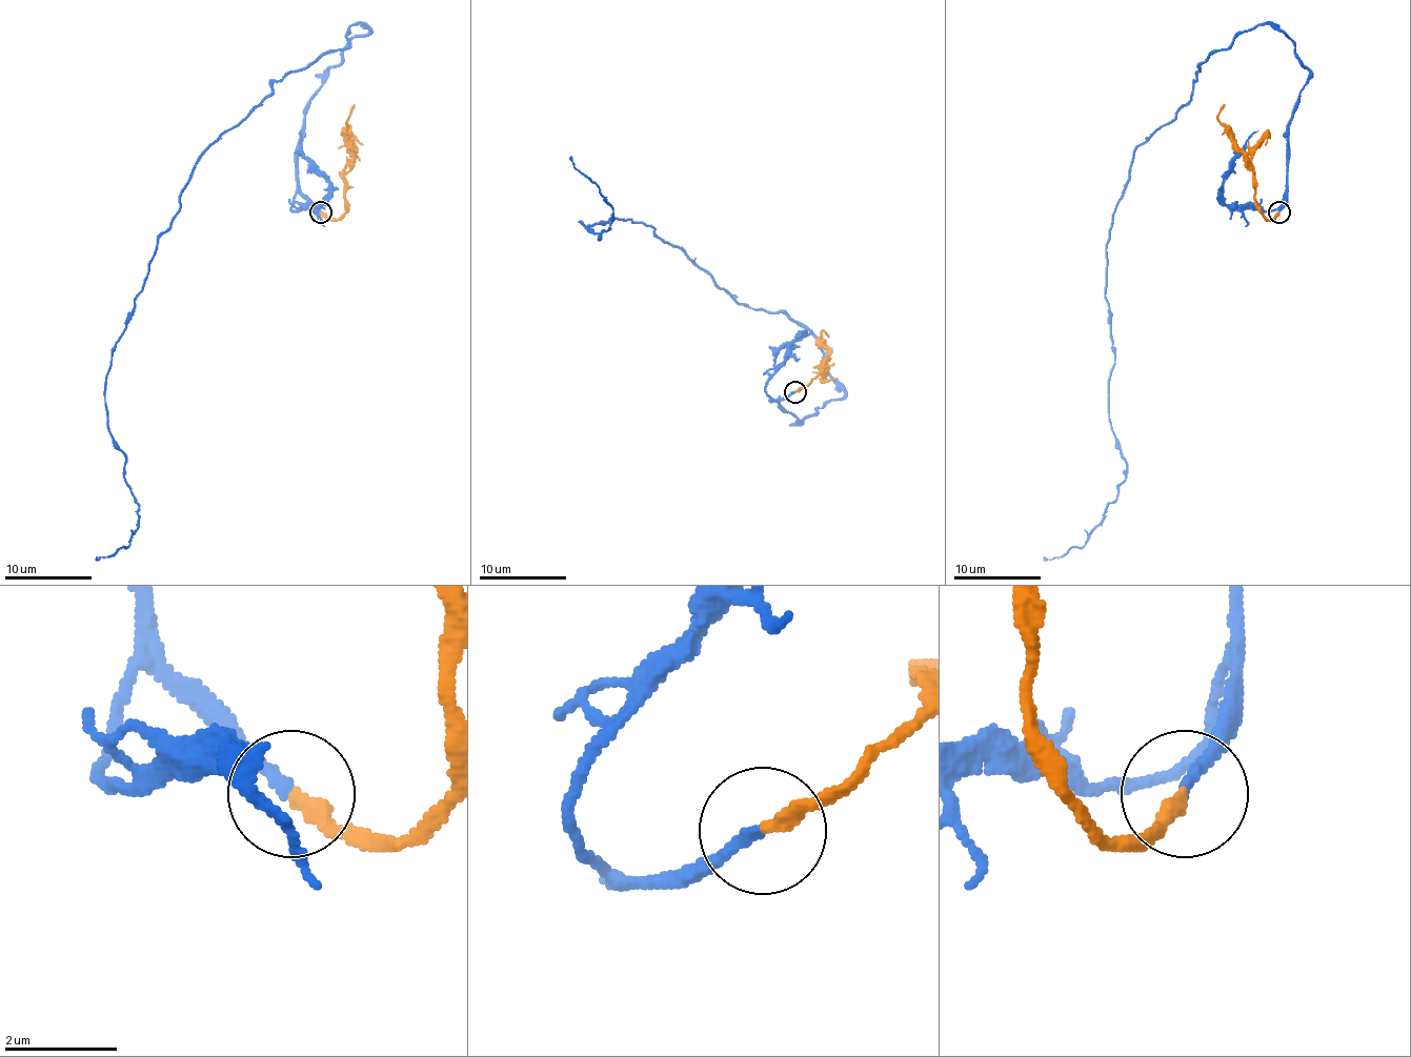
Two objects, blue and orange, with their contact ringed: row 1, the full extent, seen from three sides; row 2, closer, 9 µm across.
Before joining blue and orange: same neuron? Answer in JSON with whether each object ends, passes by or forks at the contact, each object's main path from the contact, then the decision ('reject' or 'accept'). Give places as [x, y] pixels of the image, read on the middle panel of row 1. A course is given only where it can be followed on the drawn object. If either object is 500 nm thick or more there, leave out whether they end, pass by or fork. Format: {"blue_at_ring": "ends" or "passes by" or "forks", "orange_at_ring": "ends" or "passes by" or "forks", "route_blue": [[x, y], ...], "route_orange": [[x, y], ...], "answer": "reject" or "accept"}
{"blue_at_ring": "ends", "orange_at_ring": "ends", "route_blue": [[793, 392], [800, 423], [843, 397], [824, 344], [651, 226], [600, 240], [571, 157]], "route_orange": [[795, 392], [820, 372], [820, 366], [828, 356], [822, 338], [824, 331], [828, 338]], "answer": "accept"}

